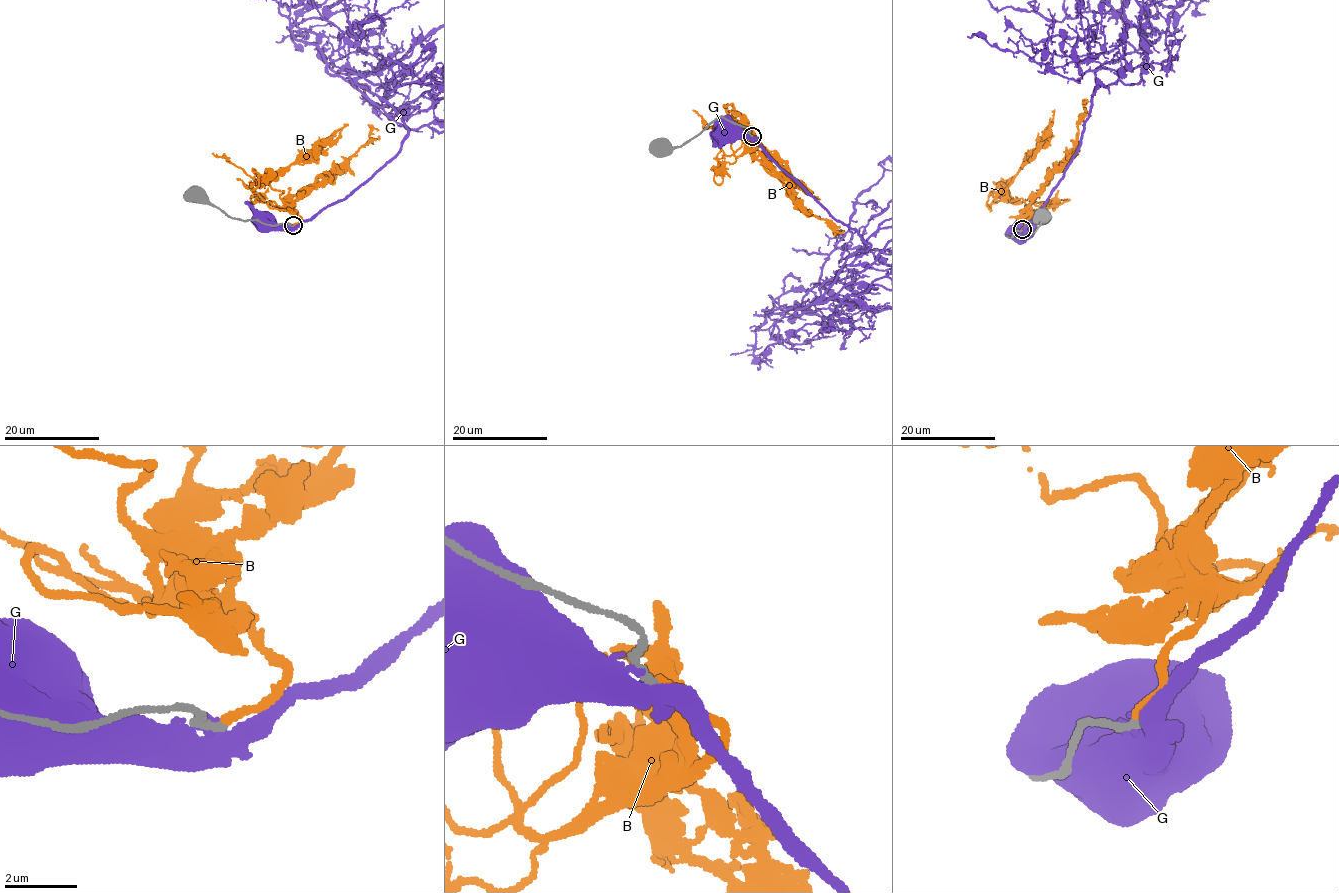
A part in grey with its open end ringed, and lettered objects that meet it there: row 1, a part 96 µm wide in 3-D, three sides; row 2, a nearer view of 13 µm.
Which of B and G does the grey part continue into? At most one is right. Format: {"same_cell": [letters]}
{"same_cell": []}

